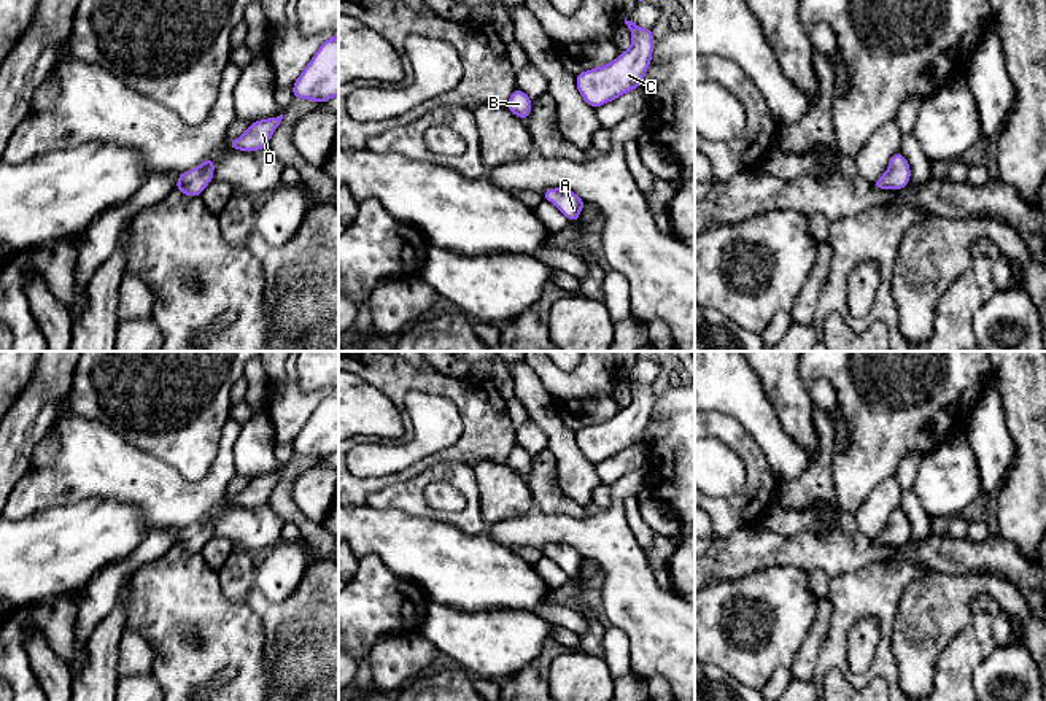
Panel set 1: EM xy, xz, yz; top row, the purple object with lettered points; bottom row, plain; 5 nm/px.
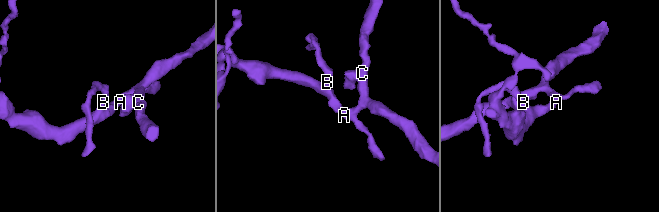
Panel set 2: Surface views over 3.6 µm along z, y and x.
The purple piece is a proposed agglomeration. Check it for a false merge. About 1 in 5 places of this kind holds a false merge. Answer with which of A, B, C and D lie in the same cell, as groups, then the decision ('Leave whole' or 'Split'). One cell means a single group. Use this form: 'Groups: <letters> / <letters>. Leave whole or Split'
Groups: A B C D. Leave whole

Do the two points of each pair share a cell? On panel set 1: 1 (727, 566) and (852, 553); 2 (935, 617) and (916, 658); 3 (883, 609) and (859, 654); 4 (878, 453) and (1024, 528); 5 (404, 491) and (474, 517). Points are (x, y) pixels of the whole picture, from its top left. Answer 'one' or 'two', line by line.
1: one
2: one
3: two
4: two
5: one

